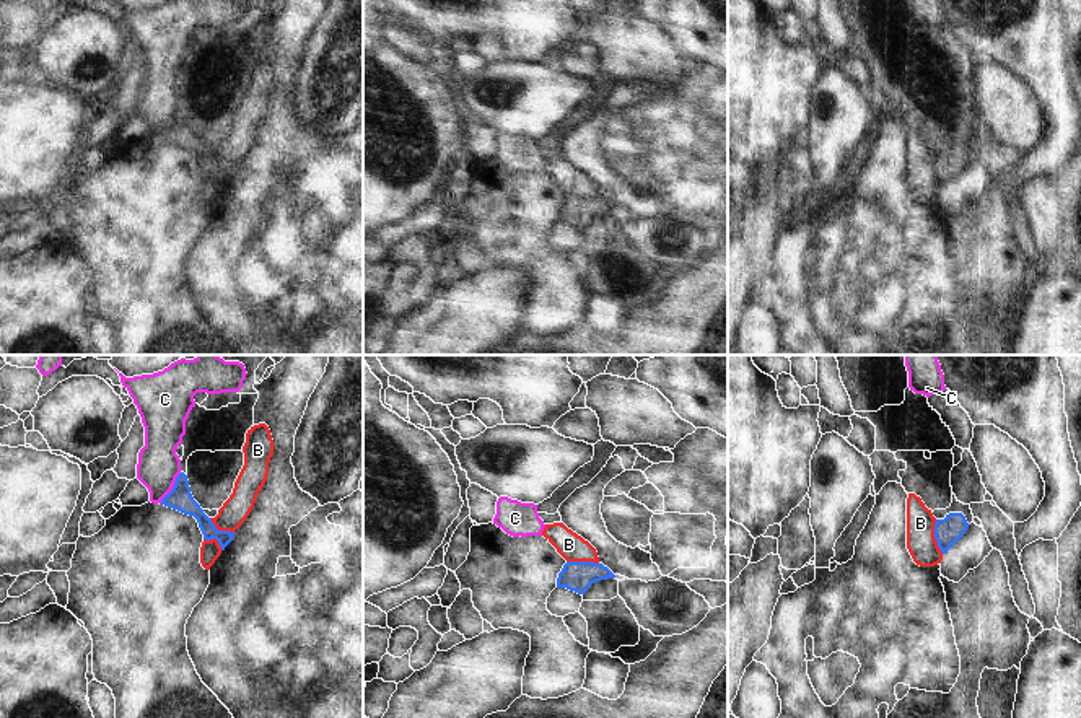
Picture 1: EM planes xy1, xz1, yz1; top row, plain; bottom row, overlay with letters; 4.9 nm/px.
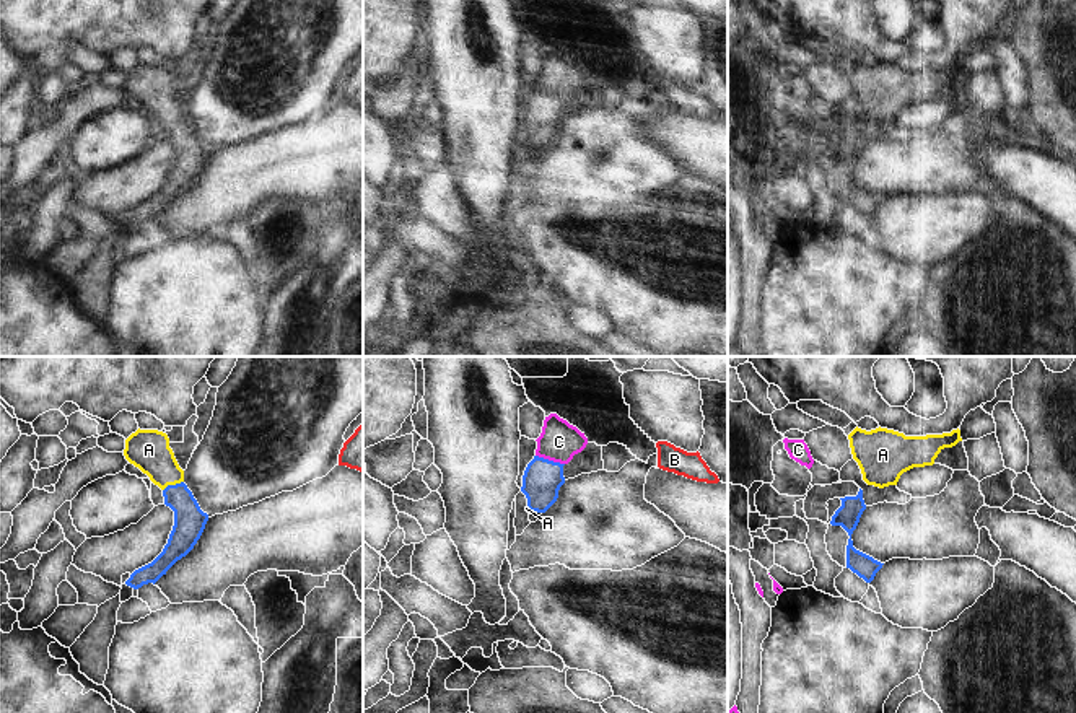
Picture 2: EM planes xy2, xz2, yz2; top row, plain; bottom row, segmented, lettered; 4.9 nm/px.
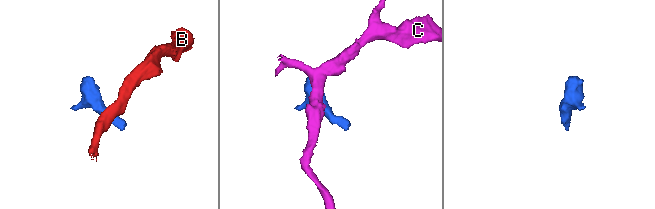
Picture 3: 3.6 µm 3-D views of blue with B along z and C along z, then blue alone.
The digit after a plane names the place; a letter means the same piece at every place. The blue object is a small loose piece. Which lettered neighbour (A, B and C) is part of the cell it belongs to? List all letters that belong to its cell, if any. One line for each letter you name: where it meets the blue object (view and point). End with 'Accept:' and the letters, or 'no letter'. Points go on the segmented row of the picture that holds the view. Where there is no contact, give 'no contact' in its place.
A: meets blue in xy2 at (173, 485)
Accept: A

